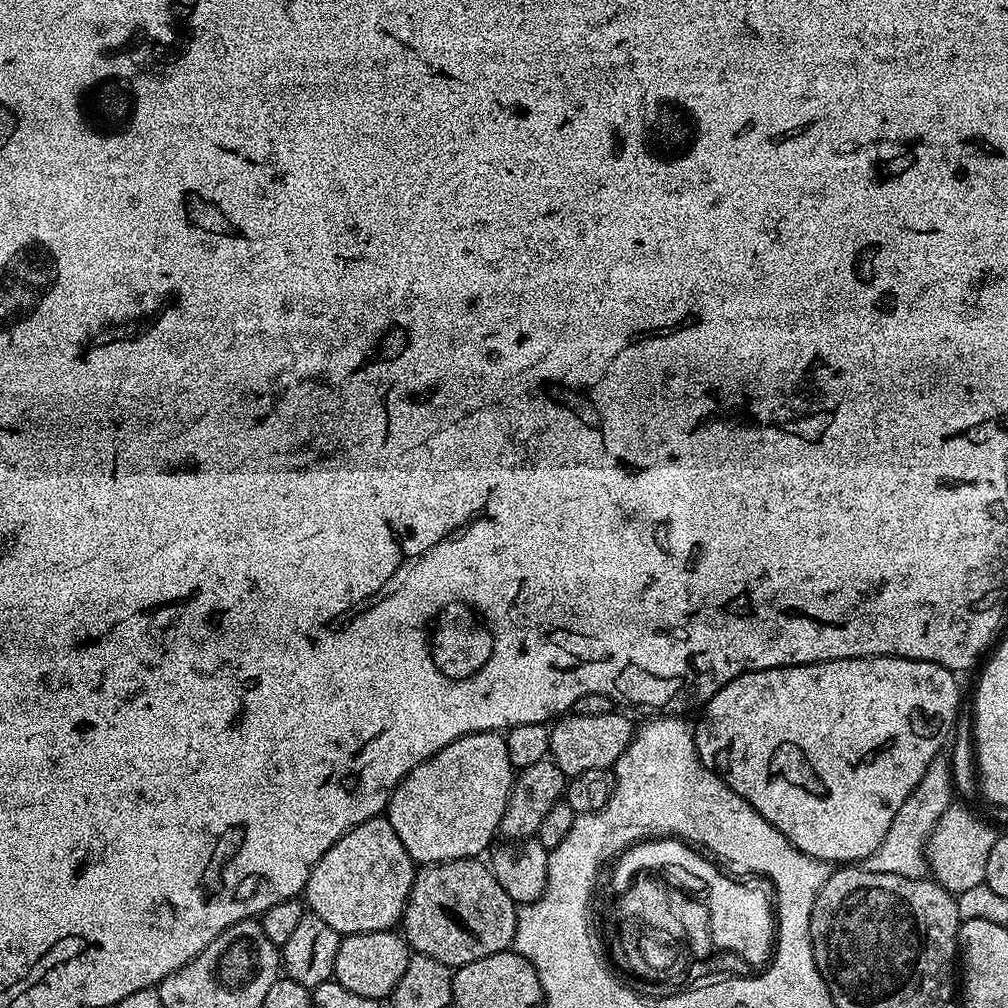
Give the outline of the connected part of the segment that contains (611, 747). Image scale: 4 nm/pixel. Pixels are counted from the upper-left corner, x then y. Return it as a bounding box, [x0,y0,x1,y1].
[548,710,634,778]

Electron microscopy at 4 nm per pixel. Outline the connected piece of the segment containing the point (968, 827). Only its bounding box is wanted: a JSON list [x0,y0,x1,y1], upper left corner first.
[927,804,998,895]

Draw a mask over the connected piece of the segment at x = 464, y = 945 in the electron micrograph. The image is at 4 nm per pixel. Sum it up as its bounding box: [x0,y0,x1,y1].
[402,858,518,966]

